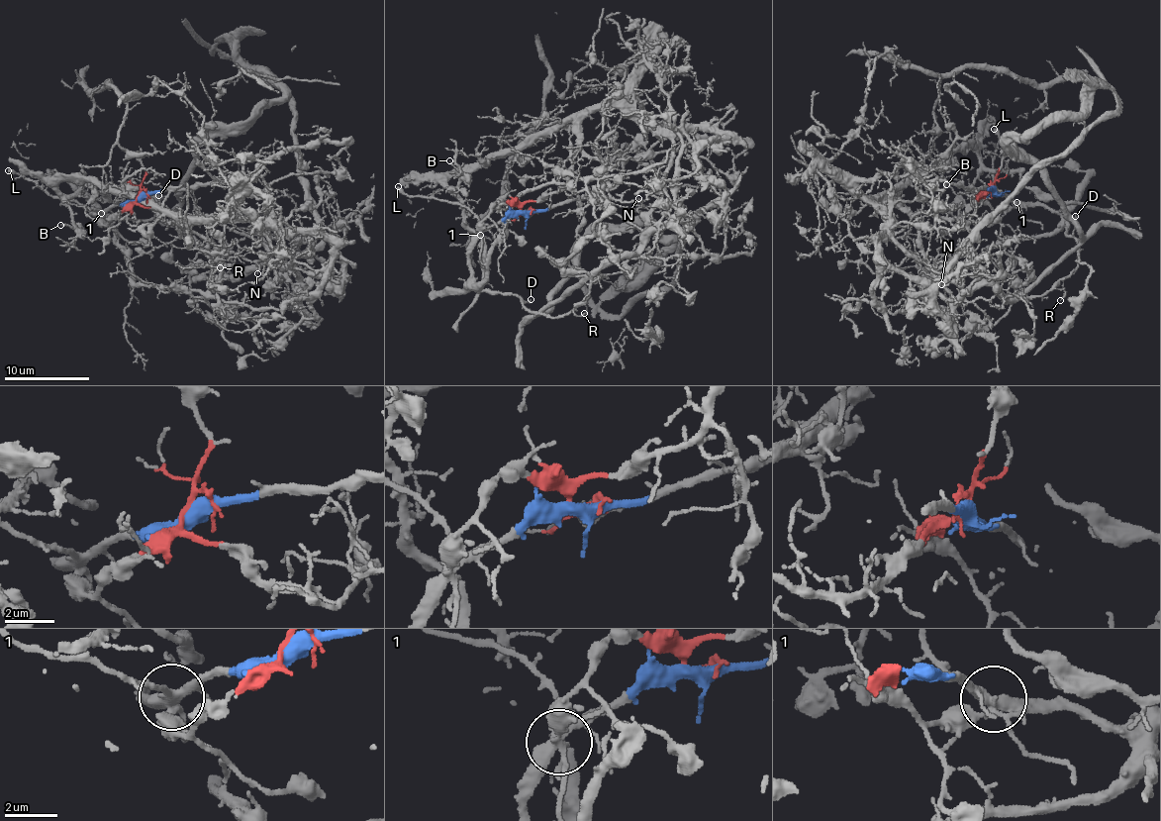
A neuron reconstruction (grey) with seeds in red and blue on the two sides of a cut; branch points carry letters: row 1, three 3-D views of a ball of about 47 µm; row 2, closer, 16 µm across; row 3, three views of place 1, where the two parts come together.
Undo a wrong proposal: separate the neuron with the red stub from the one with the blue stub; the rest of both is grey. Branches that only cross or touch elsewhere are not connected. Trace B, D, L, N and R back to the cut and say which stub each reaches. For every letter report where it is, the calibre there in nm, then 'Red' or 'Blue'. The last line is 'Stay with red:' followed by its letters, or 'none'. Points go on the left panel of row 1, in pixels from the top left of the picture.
B: Place: (60, 225). Thickness 110 nm. Red
D: Place: (158, 195). Thickness 120 nm. Blue
L: Place: (8, 170). Thickness 400 nm. Blue
N: Place: (257, 273). Thickness 130 nm. Red
R: Place: (220, 267). Thickness 120 nm. Blue
Stay with red: B, N

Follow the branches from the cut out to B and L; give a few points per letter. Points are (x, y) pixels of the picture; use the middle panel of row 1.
B: (523, 211), (567, 183), (574, 122), (559, 121), (456, 170), (445, 182), (450, 189), (458, 173), (448, 160)
L: (523, 211), (482, 228), (471, 211), (456, 202), (405, 194), (397, 186)

